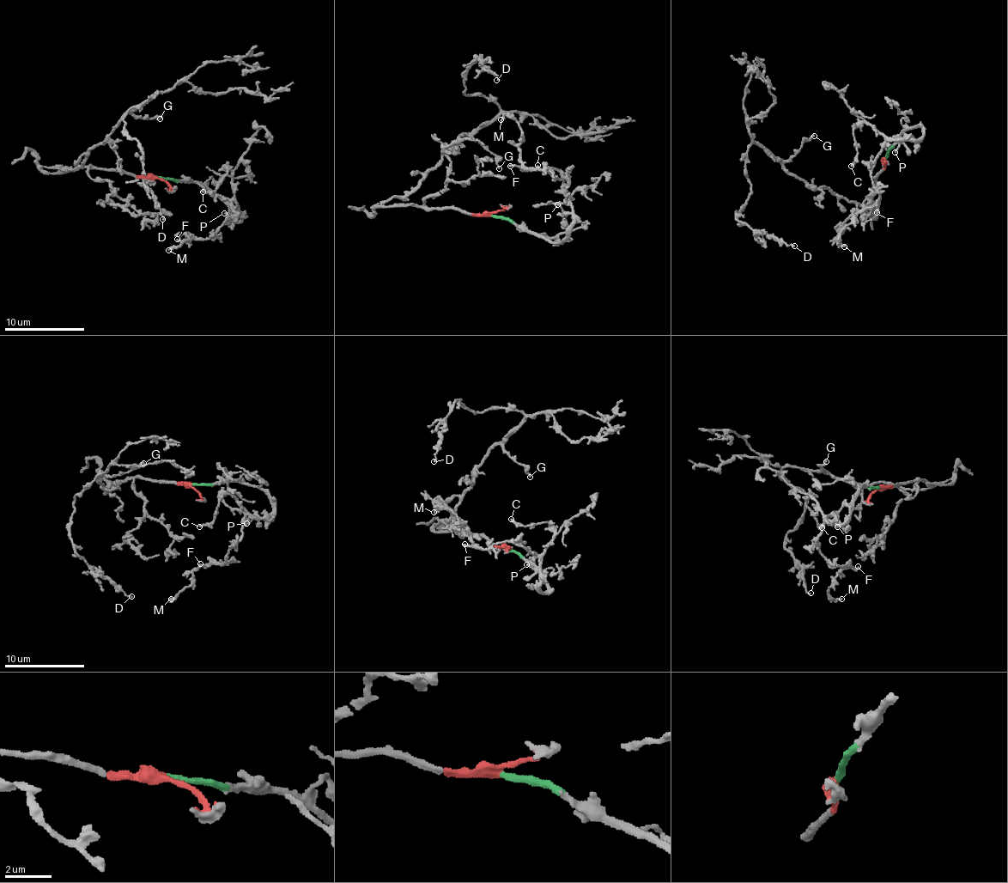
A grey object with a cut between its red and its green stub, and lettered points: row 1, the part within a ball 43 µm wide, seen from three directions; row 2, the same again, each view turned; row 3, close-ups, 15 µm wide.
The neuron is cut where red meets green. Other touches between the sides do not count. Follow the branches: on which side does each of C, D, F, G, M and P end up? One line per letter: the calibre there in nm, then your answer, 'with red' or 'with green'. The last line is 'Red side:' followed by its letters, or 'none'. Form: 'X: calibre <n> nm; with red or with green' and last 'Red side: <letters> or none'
C: calibre 240 nm; with green
D: calibre 160 nm; with red
F: calibre 240 nm; with green
G: calibre 190 nm; with red
M: calibre 260 nm; with green
P: calibre 180 nm; with green
Red side: D, G

